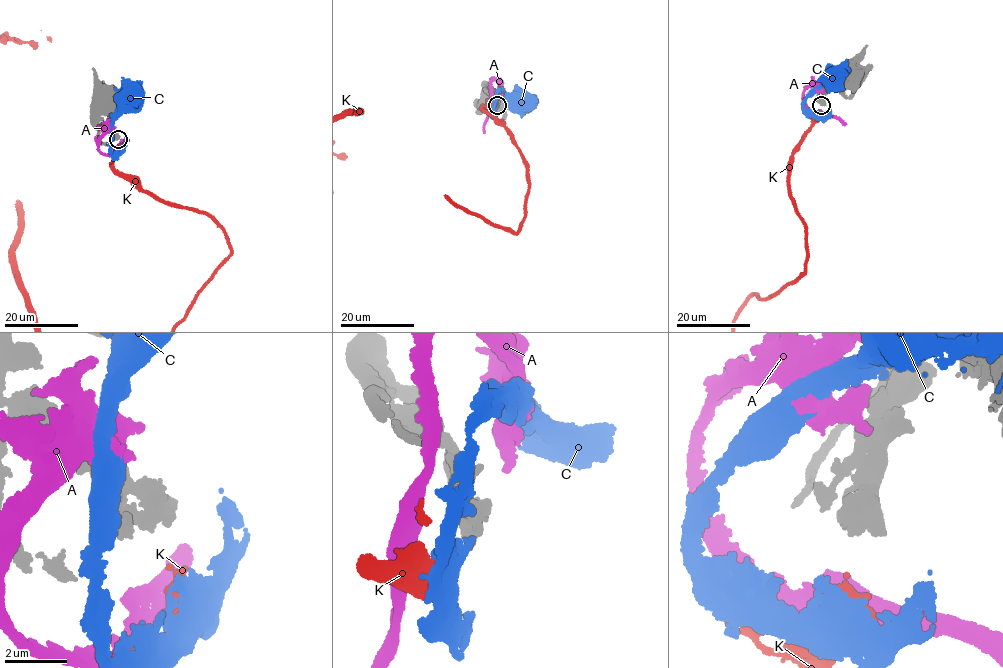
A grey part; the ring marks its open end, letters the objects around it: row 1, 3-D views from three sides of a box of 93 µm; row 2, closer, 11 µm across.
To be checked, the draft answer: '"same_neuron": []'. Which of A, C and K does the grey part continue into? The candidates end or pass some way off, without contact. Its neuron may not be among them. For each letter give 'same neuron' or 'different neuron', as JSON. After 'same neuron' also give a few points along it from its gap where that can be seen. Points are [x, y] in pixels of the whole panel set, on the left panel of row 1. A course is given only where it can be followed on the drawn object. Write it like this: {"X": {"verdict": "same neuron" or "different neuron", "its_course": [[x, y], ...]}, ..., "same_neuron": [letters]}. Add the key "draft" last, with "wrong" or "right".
{"A": {"verdict": "different neuron"}, "C": {"verdict": "different neuron"}, "K": {"verdict": "same neuron"}, "same_neuron": ["K"], "draft": "wrong"}

